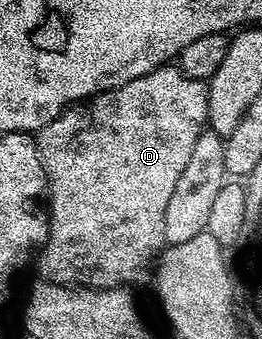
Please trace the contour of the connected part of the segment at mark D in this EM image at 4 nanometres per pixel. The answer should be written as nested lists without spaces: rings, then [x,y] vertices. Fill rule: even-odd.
[[[163,66],[144,74],[140,78],[132,78],[119,88],[107,92],[100,92],[77,104],[72,104],[52,122],[48,122],[36,133],[38,153],[46,171],[46,186],[48,189],[48,219],[50,232],[41,249],[38,260],[37,275],[43,280],[50,280],[53,284],[74,285],[83,289],[121,288],[131,286],[142,275],[151,271],[163,251],[166,239],[164,238],[164,210],[168,210],[168,201],[172,198],[172,190],[176,190],[176,182],[180,178],[184,166],[188,166],[188,157],[196,146],[196,138],[208,124],[208,87],[203,81],[188,78],[182,69],[177,66]]]

